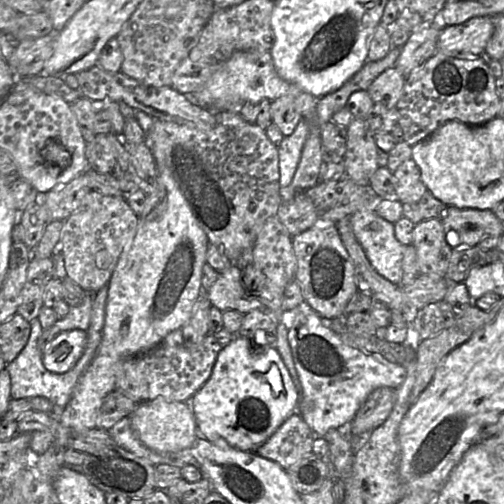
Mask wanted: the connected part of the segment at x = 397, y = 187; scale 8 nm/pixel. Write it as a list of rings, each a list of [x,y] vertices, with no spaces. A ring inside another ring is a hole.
[[[412,158],[405,160],[393,174],[393,197],[402,204],[417,204],[428,190],[424,185],[419,168]]]

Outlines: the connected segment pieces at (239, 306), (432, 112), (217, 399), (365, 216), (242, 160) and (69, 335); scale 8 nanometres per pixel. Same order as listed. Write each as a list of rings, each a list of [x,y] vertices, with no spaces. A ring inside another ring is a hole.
[[[236,264],[218,273],[217,280],[204,292],[211,306],[222,312],[236,310],[241,314],[263,309],[260,298],[246,289],[242,279],[242,270]]]
[[[436,52],[406,77],[402,95],[395,106],[404,141],[412,147],[448,121],[457,120],[470,126],[479,126],[497,117],[501,99],[496,94],[495,80],[481,57],[459,59]]]
[[[237,334],[219,352],[211,375],[190,400],[197,430],[202,438],[213,443],[222,438],[233,448],[255,452],[298,410],[299,393],[286,365],[275,346],[261,346],[262,342]]]
[[[365,205],[350,216],[354,235],[375,271],[399,285],[405,246],[394,235],[394,224],[380,217],[374,205]]]
[[[217,110],[214,116],[216,123],[210,130],[154,119],[146,132],[145,143],[152,152],[157,169],[170,172],[175,179],[209,243],[235,262],[244,250],[253,245],[265,221],[276,216],[282,202],[278,148],[269,140],[264,129],[256,123],[247,122],[240,113]]]
[[[72,329],[59,333],[42,354],[44,367],[56,374],[69,371],[82,356],[86,342],[87,333],[84,330]]]

